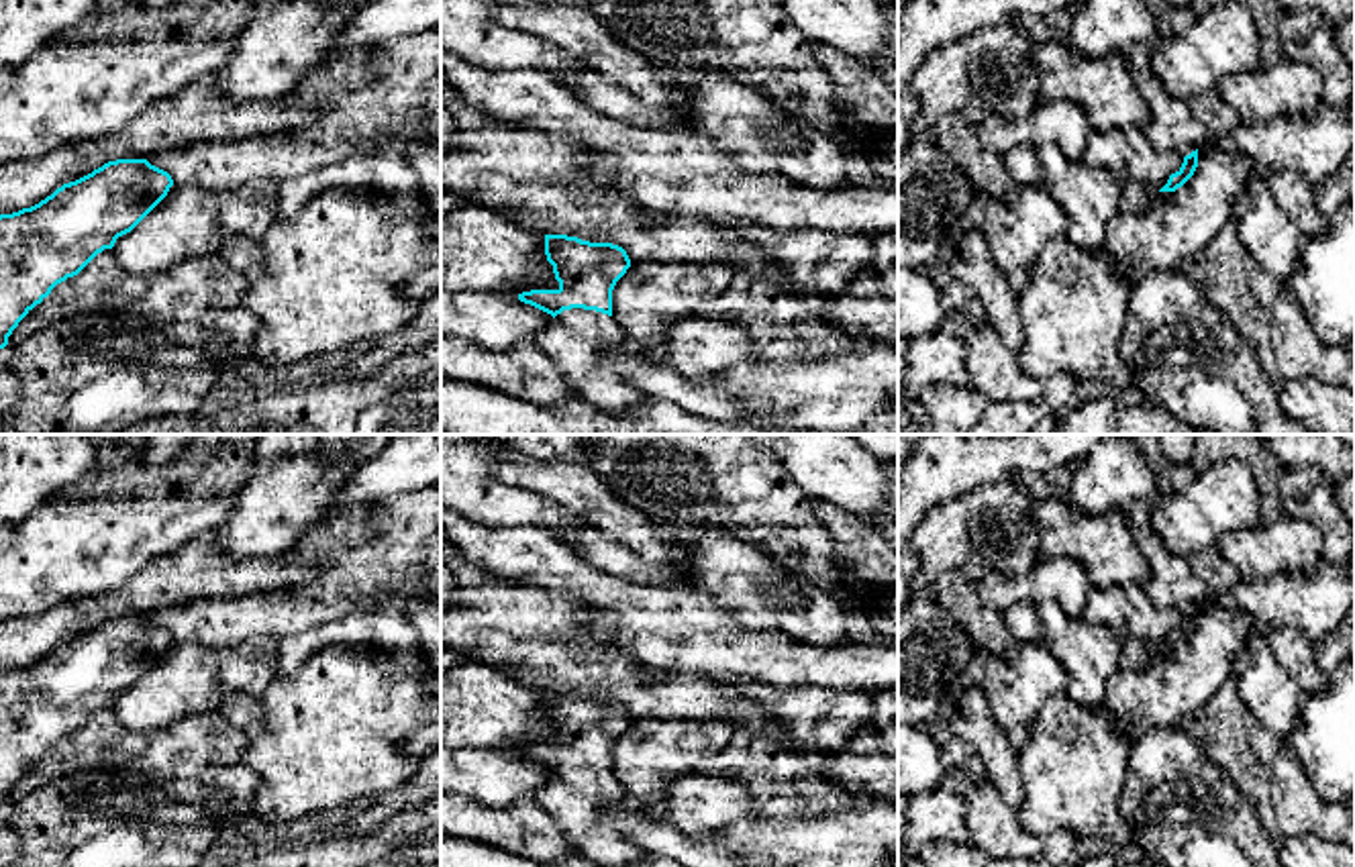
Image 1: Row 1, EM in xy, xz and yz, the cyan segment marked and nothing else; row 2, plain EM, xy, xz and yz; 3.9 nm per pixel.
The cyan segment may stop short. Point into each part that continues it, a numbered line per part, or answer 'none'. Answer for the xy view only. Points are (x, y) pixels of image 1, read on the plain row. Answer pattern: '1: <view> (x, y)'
none

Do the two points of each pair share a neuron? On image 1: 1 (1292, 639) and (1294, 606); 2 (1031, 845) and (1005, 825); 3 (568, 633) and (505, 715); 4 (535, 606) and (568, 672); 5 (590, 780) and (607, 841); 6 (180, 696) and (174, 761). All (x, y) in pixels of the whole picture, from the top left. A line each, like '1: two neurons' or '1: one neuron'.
1: two neurons
2: one neuron
3: two neurons
4: one neuron
5: one neuron
6: two neurons

